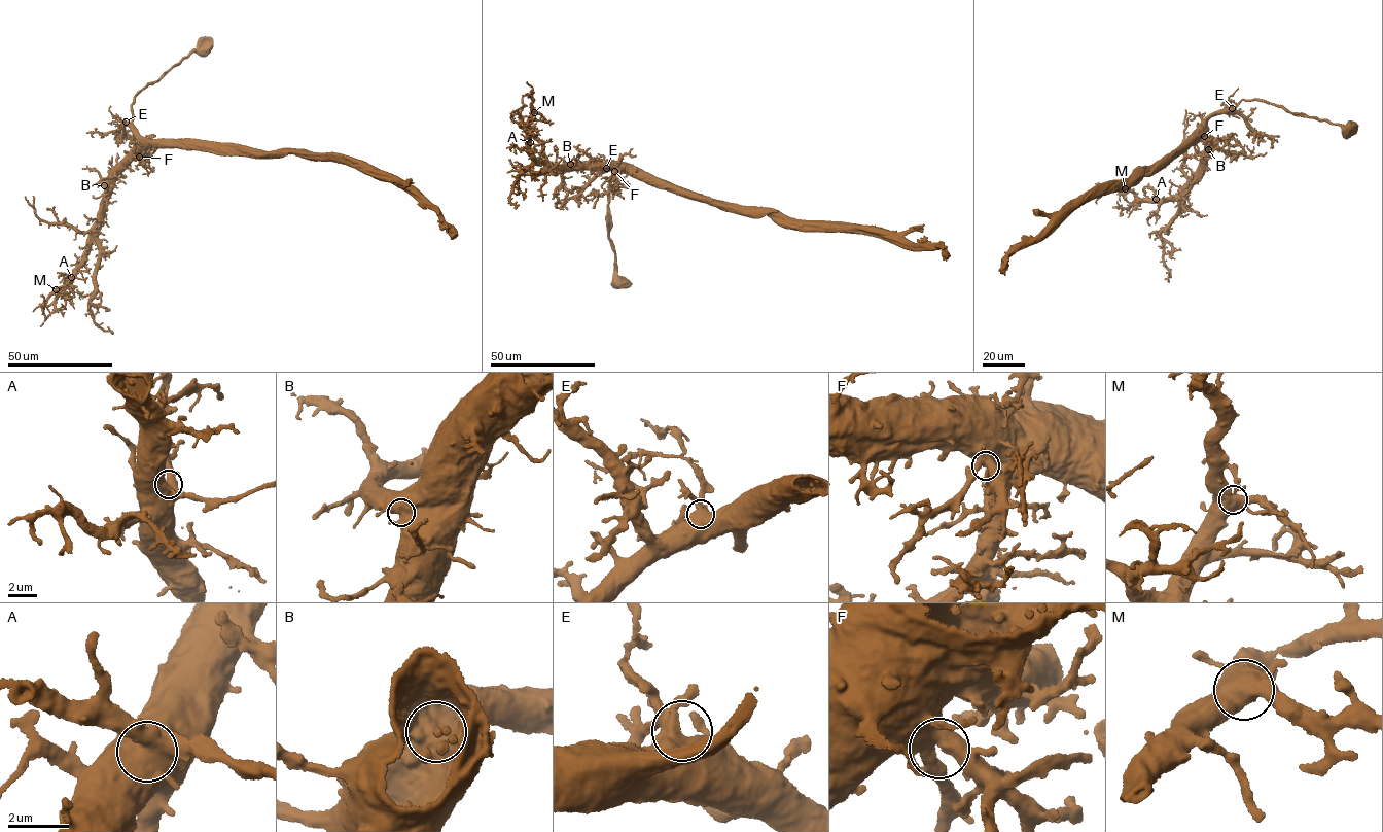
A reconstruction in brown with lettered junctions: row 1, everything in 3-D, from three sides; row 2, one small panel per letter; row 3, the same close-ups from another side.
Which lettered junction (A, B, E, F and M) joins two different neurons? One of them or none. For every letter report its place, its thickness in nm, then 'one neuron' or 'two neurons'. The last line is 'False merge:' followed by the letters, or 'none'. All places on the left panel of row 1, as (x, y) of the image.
A: (71, 277) | 600 nm | one neuron
B: (104, 185) | 480 nm | one neuron
E: (126, 122) | 500 nm | one neuron
F: (139, 157) | 550 nm | one neuron
M: (56, 289) | 600 nm | one neuron
False merge: none

